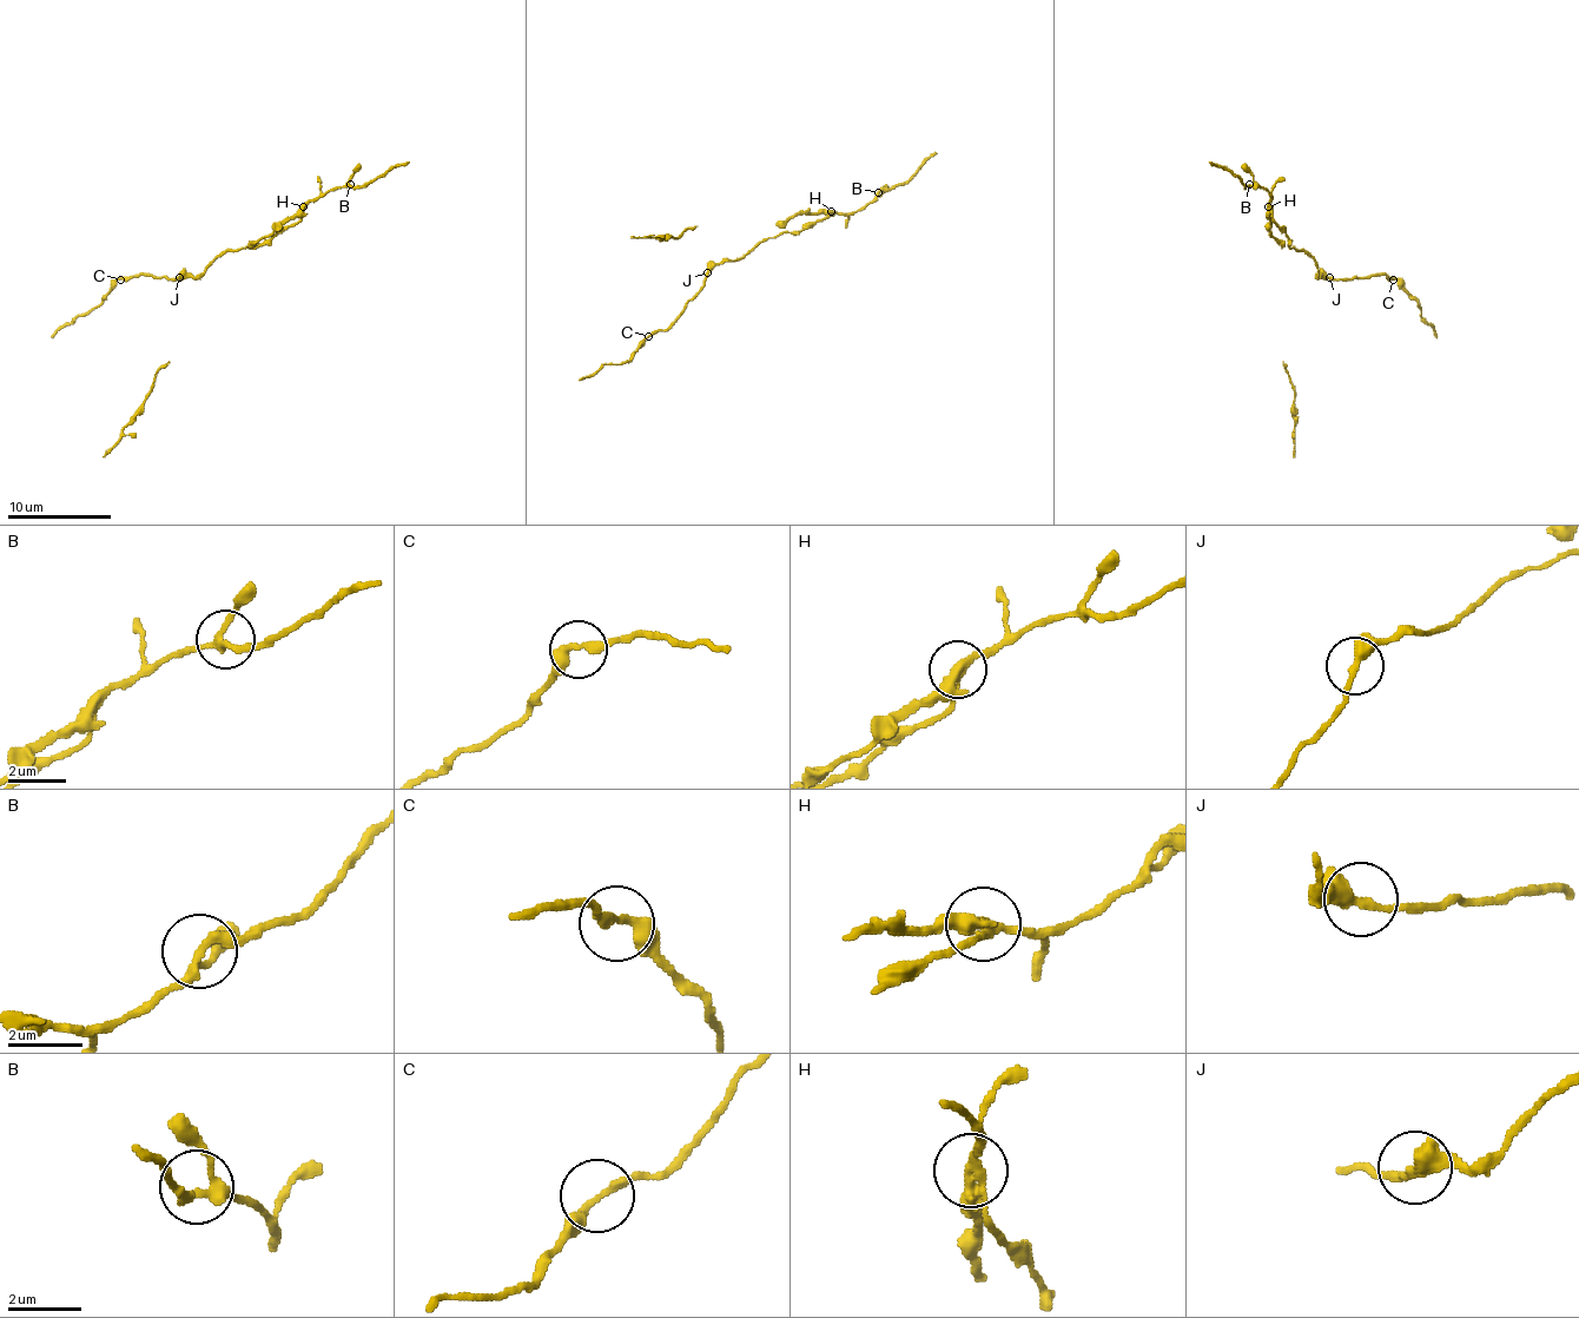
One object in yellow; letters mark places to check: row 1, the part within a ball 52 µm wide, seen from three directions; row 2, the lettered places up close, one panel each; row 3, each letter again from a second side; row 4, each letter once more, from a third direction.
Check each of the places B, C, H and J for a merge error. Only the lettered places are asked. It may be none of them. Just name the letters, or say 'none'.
H

